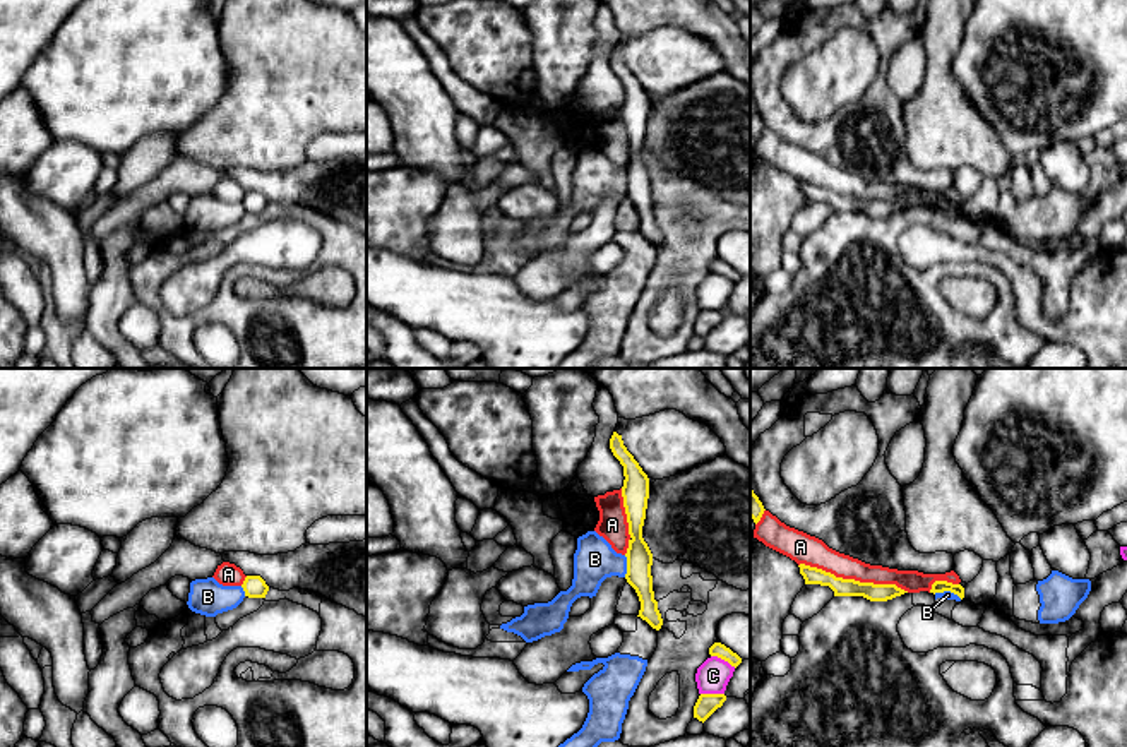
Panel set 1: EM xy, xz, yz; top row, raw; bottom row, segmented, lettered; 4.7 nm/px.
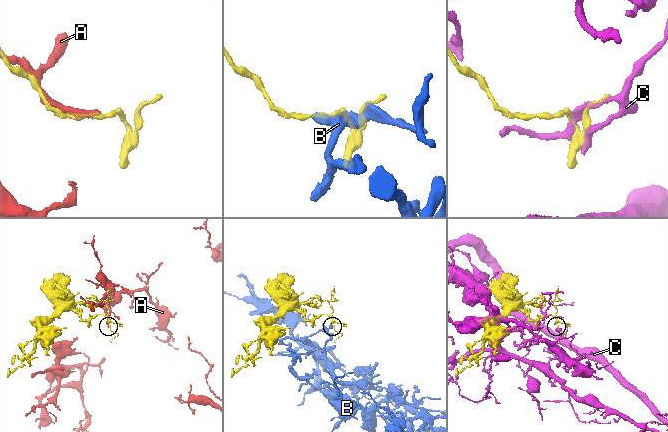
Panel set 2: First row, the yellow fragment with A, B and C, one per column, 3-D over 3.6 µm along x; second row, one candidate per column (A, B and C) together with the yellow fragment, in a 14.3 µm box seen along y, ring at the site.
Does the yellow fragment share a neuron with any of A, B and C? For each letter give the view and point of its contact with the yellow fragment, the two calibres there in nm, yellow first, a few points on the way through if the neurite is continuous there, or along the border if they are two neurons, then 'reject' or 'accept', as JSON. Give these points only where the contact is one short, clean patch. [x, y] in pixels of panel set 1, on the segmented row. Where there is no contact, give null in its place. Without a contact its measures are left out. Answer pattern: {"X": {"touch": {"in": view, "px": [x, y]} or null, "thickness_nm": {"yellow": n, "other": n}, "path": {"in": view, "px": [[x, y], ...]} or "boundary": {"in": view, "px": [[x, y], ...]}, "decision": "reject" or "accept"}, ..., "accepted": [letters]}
{"A": {"touch": {"in": "yz", "px": [853, 579]}, "thickness_nm": {"yellow": 80, "other": 140}, "decision": "reject"}, "B": {"touch": {"in": "xz", "px": [627, 566]}, "thickness_nm": {"yellow": 130, "other": 200}, "decision": "reject"}, "C": {"touch": {"in": "xz", "px": [723, 658]}, "thickness_nm": {"yellow": 70, "other": 160}, "decision": "reject"}, "accepted": []}

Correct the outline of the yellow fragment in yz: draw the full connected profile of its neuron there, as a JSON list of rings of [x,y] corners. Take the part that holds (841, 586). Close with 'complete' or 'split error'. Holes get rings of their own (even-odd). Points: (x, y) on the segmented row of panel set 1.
[[[800,564],[798,567],[800,574],[805,579],[805,584],[829,586],[834,591],[834,596],[863,596],[870,601],[887,601],[908,593],[897,588],[896,584],[874,584],[860,583],[855,579],[843,579],[836,577],[831,572],[805,564]]]; complete

